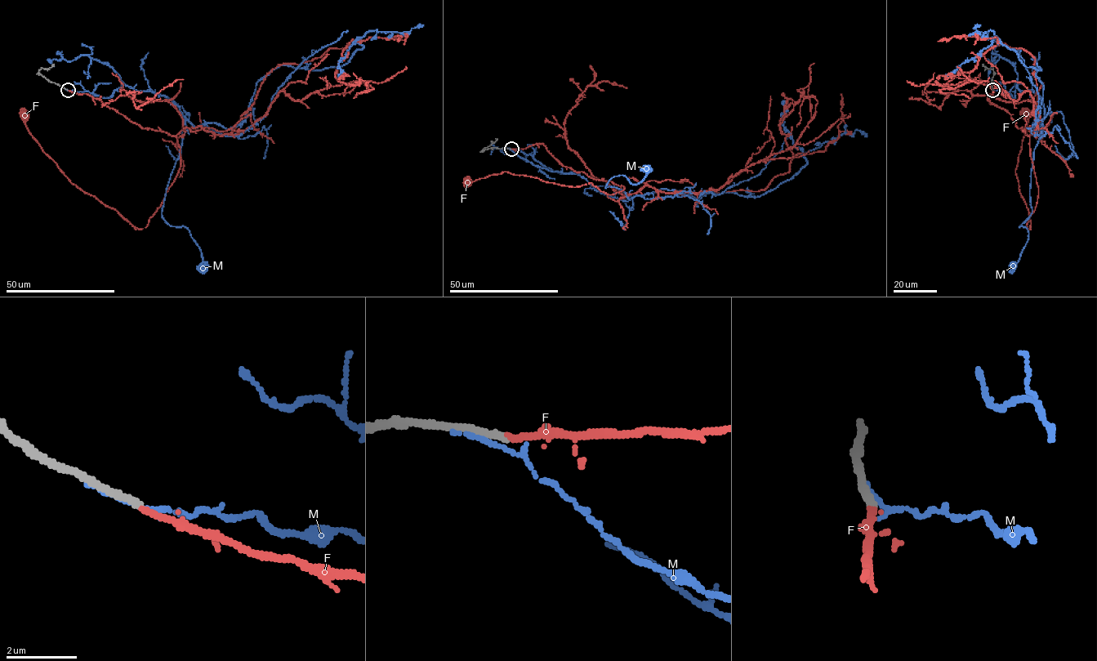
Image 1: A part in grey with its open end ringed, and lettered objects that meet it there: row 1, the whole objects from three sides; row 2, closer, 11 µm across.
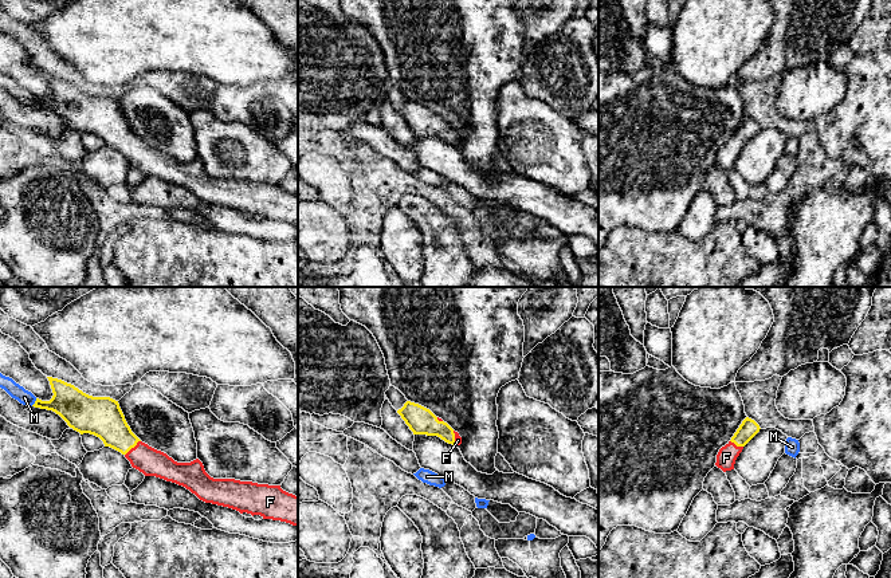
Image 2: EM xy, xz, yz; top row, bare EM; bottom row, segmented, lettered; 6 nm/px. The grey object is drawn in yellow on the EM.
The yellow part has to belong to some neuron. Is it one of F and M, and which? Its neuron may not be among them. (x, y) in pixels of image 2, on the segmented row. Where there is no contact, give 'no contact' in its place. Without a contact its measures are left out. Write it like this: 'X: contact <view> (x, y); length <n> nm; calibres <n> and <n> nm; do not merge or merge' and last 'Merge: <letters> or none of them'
F: contact xy (132, 447); length 130 nm; calibres 240 and 160 nm; merge
M: contact xy (35, 402); length 60 nm; calibres 200 and 90 nm; do not merge
Merge: F

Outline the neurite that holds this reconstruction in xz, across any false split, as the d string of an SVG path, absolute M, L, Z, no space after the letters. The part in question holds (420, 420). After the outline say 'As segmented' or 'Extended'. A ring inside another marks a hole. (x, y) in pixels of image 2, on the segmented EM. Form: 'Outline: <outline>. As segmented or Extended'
Outline: M407 401L397 410L413 435L437 436L448 444L460 445L462 437L447 422L436 417L429 409Z. Extended

